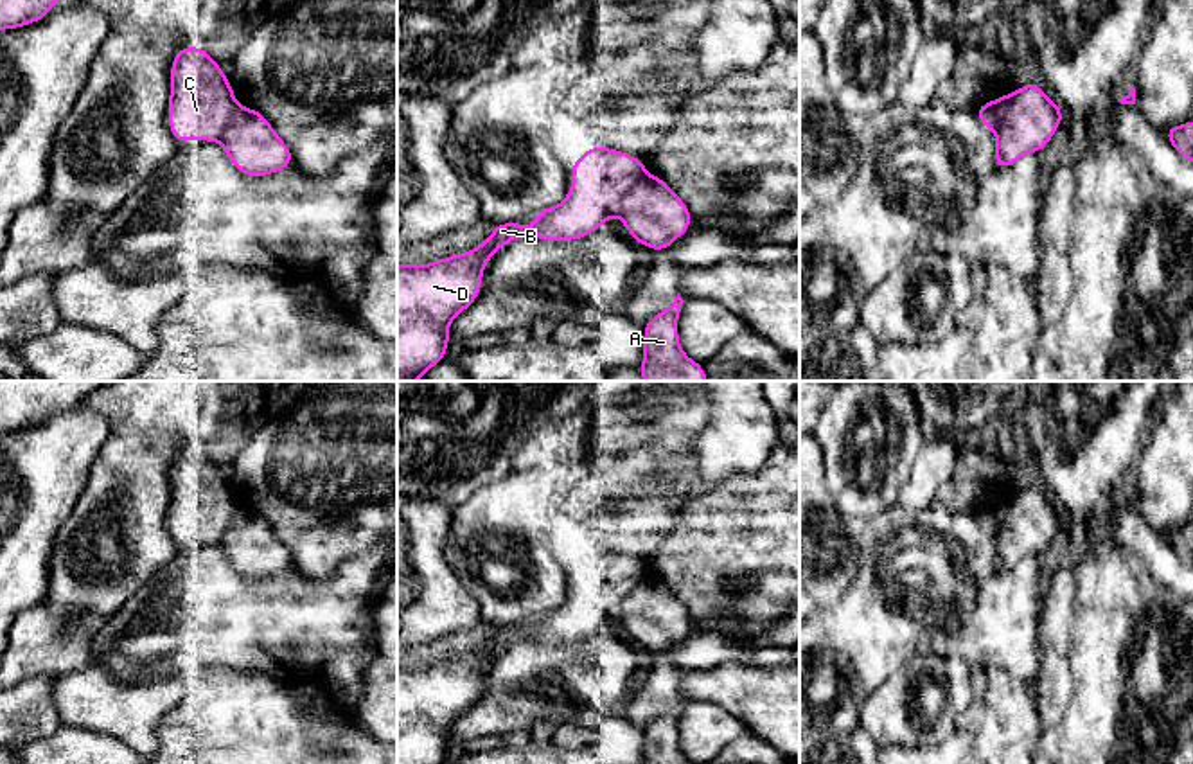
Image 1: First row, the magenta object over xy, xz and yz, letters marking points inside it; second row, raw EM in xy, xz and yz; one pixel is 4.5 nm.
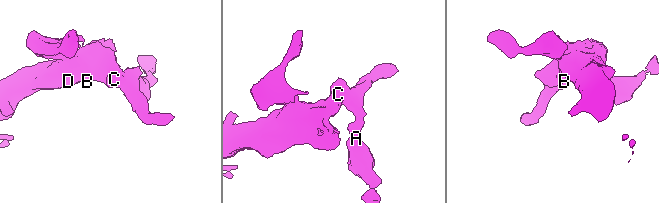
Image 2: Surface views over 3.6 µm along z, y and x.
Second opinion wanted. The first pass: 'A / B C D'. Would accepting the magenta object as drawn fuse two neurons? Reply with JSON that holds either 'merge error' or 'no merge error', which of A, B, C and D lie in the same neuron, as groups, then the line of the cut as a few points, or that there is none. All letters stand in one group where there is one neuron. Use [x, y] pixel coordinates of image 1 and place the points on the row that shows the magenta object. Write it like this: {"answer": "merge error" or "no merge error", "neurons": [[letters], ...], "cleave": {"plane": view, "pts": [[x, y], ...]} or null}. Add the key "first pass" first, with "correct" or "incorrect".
{"first pass": "correct", "answer": "merge error", "neurons": [["A"], ["B", "C", "D"]], "cleave": {"plane": "yz", "pts": [[1016, 92], [996, 132]]}}

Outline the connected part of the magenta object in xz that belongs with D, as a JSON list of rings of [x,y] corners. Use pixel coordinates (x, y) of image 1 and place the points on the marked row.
[[[593,146],[575,158],[571,191],[550,209],[539,209],[537,219],[525,227],[517,221],[494,225],[489,239],[469,252],[437,259],[429,264],[397,264],[397,381],[417,381],[446,360],[449,324],[482,293],[482,275],[490,257],[521,235],[543,241],[577,241],[613,219],[620,200],[645,174],[643,160],[605,146]]]

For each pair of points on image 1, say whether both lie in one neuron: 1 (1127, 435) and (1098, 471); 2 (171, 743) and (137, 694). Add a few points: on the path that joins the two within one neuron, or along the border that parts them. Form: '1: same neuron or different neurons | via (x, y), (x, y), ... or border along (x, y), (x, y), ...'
1: same neuron | via (1118, 444), (1100, 462)
2: different neurons | border along (155, 736), (159, 745)

